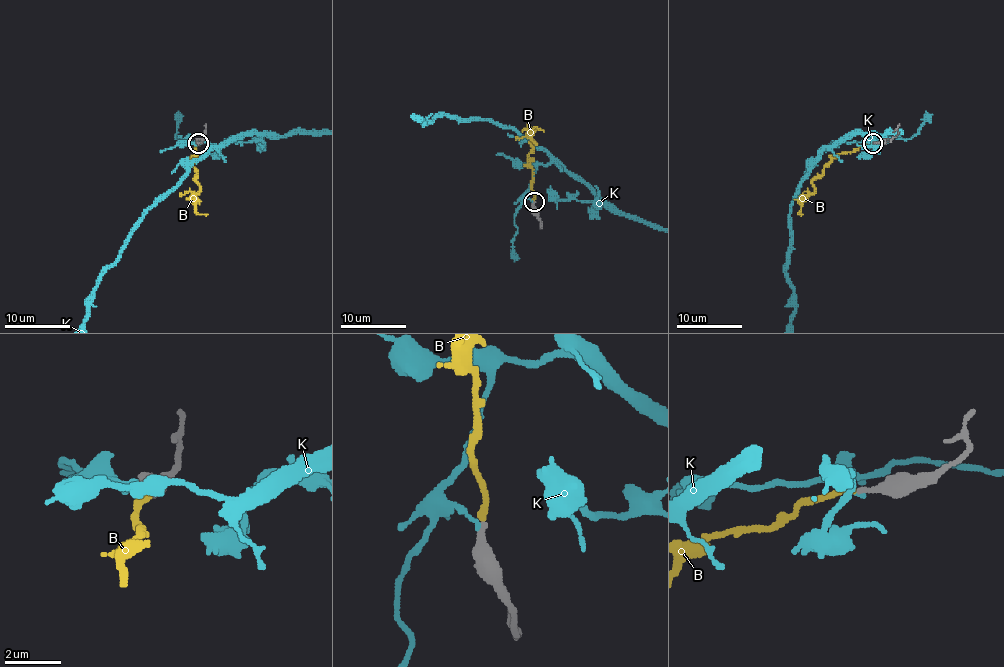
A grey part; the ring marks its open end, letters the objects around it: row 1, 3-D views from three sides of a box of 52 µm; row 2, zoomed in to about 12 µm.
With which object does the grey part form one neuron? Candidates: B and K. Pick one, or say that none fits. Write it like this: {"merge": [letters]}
{"merge": ["B"]}

